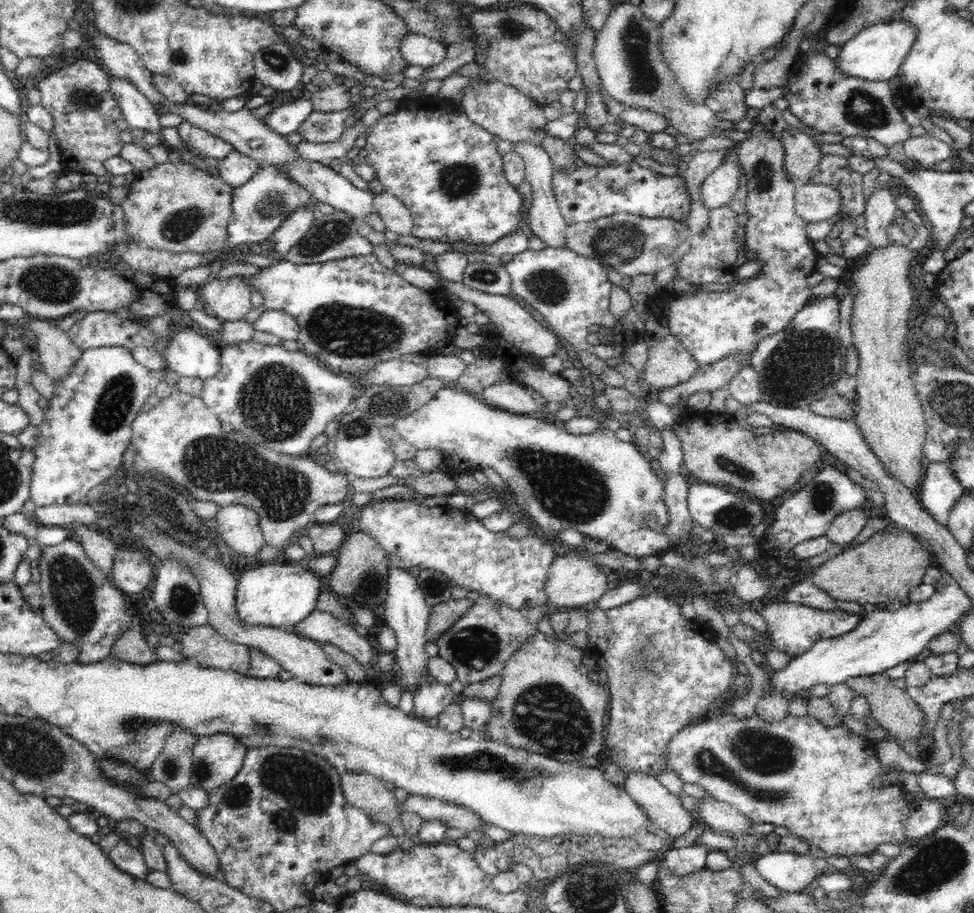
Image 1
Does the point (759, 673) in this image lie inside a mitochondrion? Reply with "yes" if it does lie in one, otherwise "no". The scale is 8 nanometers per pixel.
no

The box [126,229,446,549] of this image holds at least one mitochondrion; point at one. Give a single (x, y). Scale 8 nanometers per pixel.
(216, 464)

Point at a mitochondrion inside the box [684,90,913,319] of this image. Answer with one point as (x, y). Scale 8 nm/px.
(763, 177)

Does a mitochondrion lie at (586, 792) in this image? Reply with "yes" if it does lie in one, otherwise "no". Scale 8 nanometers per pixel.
no

